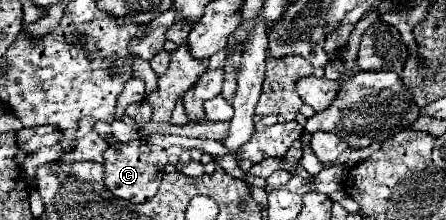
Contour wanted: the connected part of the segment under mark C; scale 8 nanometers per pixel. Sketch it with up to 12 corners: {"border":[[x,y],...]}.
{"border":[[144,139],[104,151],[106,187],[130,203],[156,195],[166,151]]}

